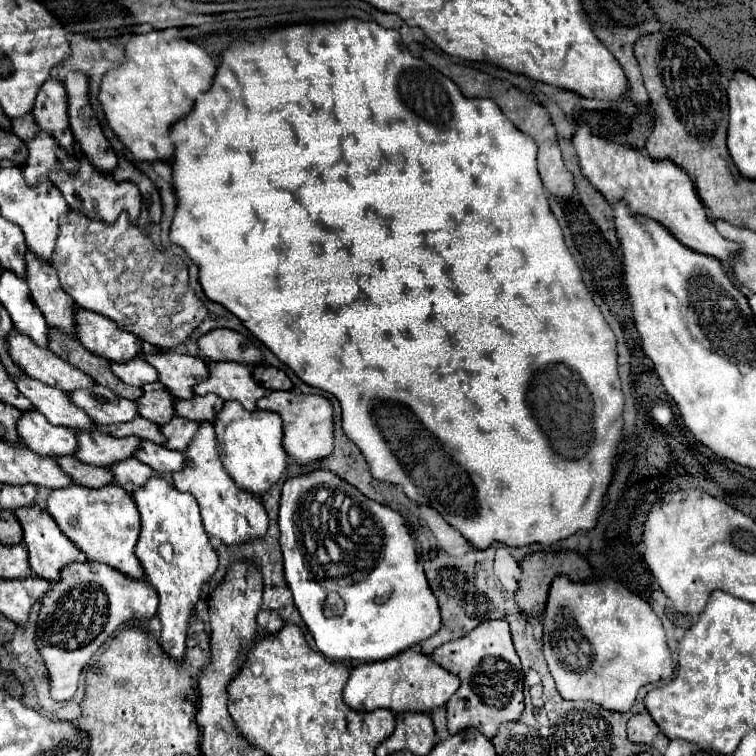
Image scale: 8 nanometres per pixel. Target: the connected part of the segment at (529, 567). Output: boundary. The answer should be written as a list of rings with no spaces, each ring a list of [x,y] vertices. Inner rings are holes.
[[[571,550],[551,552],[551,554],[549,552],[533,552],[533,554],[527,554],[519,566],[521,566],[521,580],[519,580],[519,588],[515,592],[515,602],[519,604],[519,608],[523,612],[529,612],[529,614],[539,614],[545,608],[549,584],[557,574],[565,574],[571,580],[589,580],[591,578],[591,568],[589,568],[587,560],[581,554],[571,552]]]

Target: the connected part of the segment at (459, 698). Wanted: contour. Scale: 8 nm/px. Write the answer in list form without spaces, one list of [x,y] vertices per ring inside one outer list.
[[[507,620],[483,622],[467,636],[439,646],[431,654],[431,658],[461,680],[459,690],[447,702],[449,734],[459,734],[467,728],[475,728],[491,740],[501,724],[517,722],[523,714],[523,672],[519,656],[511,642]]]

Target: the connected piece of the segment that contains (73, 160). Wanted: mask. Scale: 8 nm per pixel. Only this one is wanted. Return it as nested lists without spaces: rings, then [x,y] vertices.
[[[37,132],[37,136],[29,142],[29,158],[23,166],[23,176],[27,184],[35,186],[37,180],[49,178],[53,170],[67,170],[75,174],[79,170],[79,158],[63,152],[59,144],[51,138],[49,132]]]

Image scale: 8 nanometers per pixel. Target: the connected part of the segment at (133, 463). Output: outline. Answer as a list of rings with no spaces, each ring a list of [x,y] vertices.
[[[135,458],[113,464],[109,470],[115,474],[115,482],[127,490],[127,494],[133,494],[135,488],[145,486],[147,480],[155,476],[155,472],[149,466],[145,466],[143,462],[135,460]]]

